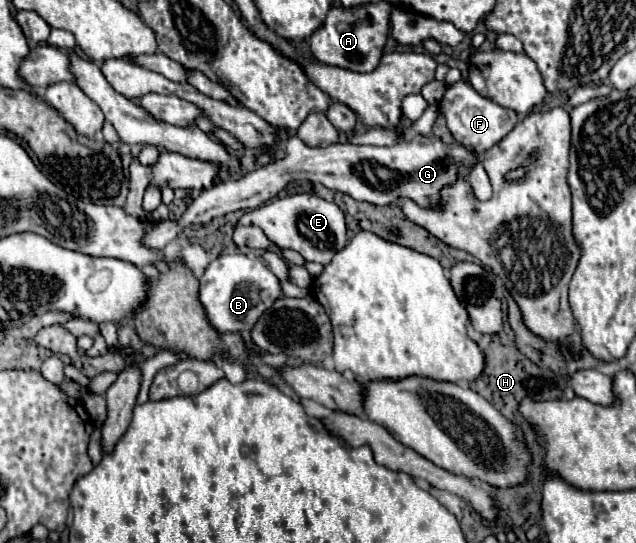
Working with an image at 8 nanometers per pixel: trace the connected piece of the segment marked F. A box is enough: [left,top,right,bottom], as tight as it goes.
[438,80,518,152]

